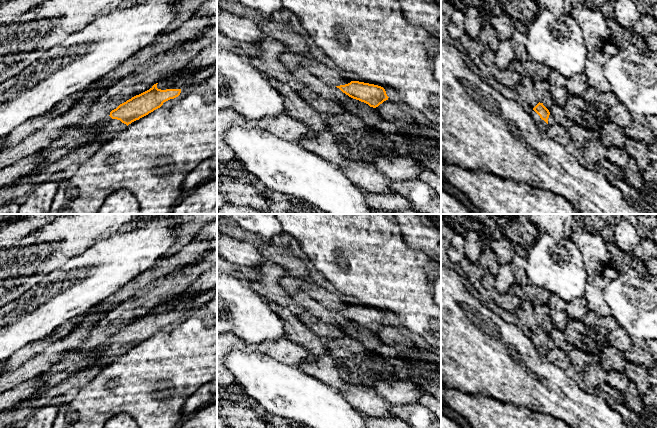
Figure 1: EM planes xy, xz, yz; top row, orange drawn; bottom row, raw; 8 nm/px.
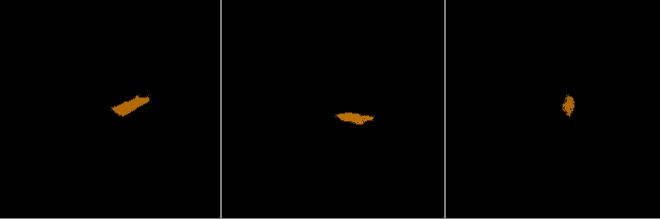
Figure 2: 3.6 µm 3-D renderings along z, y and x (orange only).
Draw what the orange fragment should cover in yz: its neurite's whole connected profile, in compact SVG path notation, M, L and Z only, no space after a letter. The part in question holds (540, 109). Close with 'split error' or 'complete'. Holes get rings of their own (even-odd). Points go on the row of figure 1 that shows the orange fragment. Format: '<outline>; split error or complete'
M538 103L533 110L529 113L535 122L537 129L540 133L545 133L548 129L548 118L550 115L549 110L543 105L543 103Z; split error

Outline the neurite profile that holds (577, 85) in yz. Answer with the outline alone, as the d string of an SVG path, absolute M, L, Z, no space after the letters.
M578 73L568 78L566 88L570 96L581 97L587 91L588 83L585 73Z

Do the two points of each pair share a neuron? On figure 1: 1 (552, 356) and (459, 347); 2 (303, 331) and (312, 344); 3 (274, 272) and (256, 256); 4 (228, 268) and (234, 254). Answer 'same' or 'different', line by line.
1: different
2: same
3: different
4: different

